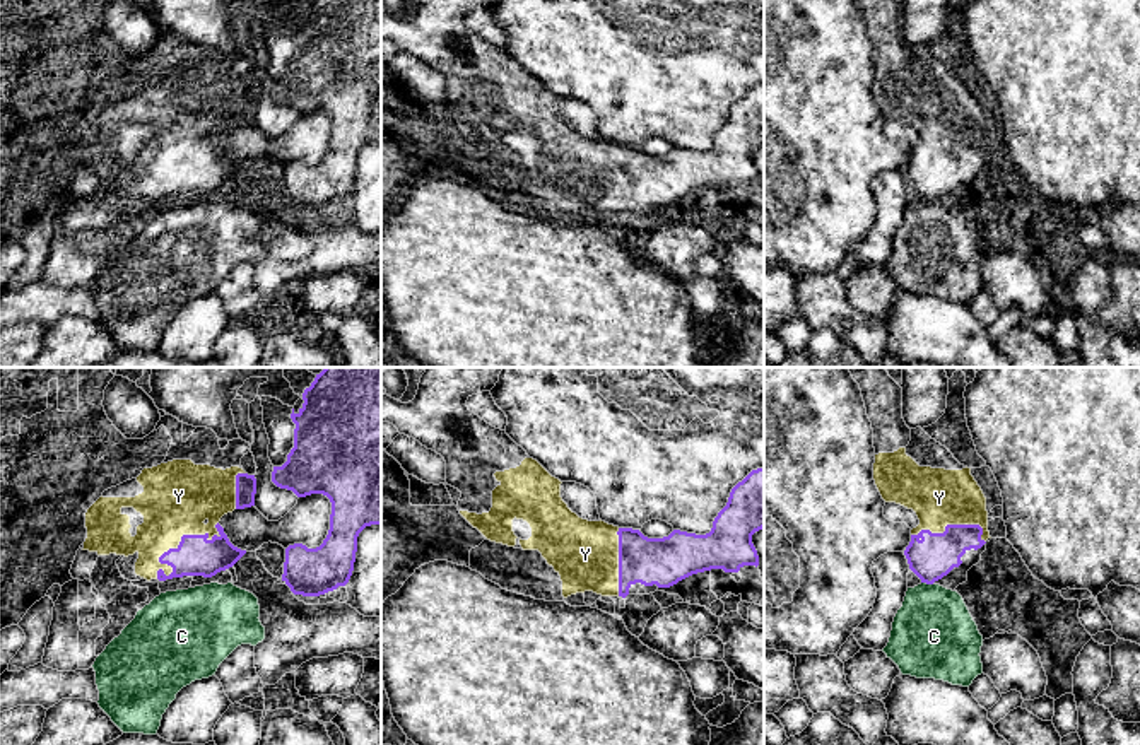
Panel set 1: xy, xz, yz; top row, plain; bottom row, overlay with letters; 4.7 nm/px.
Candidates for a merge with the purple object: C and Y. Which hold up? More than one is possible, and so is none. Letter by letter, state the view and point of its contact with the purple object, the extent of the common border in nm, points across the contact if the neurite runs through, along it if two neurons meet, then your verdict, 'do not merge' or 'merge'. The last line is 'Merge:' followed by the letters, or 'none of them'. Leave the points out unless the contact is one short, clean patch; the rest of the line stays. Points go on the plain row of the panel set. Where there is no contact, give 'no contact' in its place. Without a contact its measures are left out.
C: meets purple in yz at (927, 200); contact 60 nm long; border along yz (922, 199), (932, 202); do not merge
Y: meets purple in xy at (175, 166); contact 400 nm long; merge
Merge: Y

